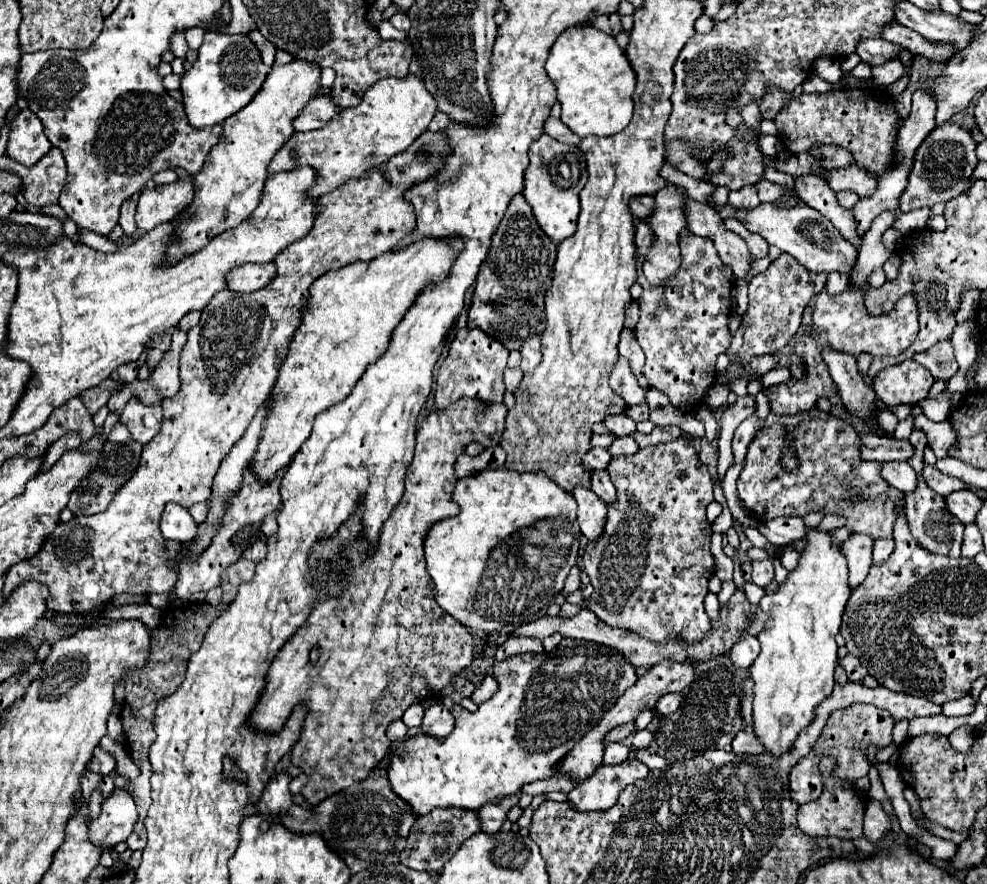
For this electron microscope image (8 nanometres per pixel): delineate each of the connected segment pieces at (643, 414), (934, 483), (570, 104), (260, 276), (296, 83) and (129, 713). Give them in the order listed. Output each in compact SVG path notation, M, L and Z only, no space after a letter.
M639 404L637 406L626 406L625 413L635 420L636 423L649 420L648 409L646 409L646 404Z
M929 464L923 466L921 476L923 476L923 480L929 484L929 488L933 488L933 490L935 490L937 494L941 494L941 496L951 494L953 490L965 488L965 484L963 484L959 478L951 478L951 476L947 476L947 474L939 474L939 470L935 470L935 466L929 466Z
M591 24L571 26L555 40L545 70L557 86L557 100L563 108L561 120L577 136L613 136L631 122L637 76L613 36Z
M243 264L227 276L227 286L233 292L253 292L261 290L275 278L275 264Z
M295 58L289 64L273 66L271 74L263 82L263 90L259 90L259 94L243 110L239 110L239 114L233 114L231 118L227 118L227 122L223 122L223 136L219 144L211 148L203 170L195 176L195 198L187 206L187 212L191 212L191 216L183 218L179 224L177 238L169 248L171 260L179 260L183 258L183 254L193 254L201 250L213 236L239 226L255 210L255 206L263 196L267 166L273 160L273 156L285 146L285 142L289 142L291 136L295 134L293 118L299 114L299 110L303 110L303 106L307 106L307 102L311 102L311 98L317 98L321 90L319 80L321 80L321 68L315 66L315 62L303 62Z
M203 604L203 606L185 606L185 608L171 608L165 612L163 616L163 624L157 632L151 632L151 658L147 662L147 666L139 672L135 672L127 682L125 682L125 704L121 710L121 722L123 722L123 734L125 734L125 744L127 744L127 752L133 758L133 762L141 768L139 778L131 780L129 784L129 792L135 798L137 810L139 810L139 820L131 832L131 836L127 838L127 846L131 850L143 850L145 842L147 842L147 834L145 834L145 816L147 810L151 806L151 788L149 788L149 778L151 778L151 764L147 758L147 750L149 744L155 740L155 732L153 732L153 714L155 714L155 706L161 698L173 694L185 680L185 672L187 672L187 662L191 658L193 652L199 650L211 622L215 618L219 618L221 612L217 612L217 608Z

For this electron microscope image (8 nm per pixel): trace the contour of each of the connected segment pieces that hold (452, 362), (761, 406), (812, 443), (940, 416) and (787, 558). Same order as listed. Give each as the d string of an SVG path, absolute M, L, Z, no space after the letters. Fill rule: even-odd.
M461 328L437 374L437 386L435 386L437 408L443 410L461 398L479 400L485 404L503 402L503 396L507 390L503 382L503 372L507 370L507 356L509 356L509 350L495 338L487 336L483 330Z
M763 390L757 394L757 416L761 418L761 424L769 418L769 412L771 412L771 408L767 406L767 394L763 394Z
M829 414L825 420L809 418L797 426L771 424L761 428L751 442L747 462L737 480L737 494L757 522L767 522L777 516L805 518L809 512L823 512L845 518L845 528L853 534L857 532L871 538L893 538L893 524L897 518L897 508L903 504L903 492L895 490L887 480L883 480L881 468L883 462L863 462L863 458L859 458L859 436L841 418ZM787 446L793 446L797 458L797 466L791 472L785 472L781 464Z
M943 391L935 399L924 399L918 404L927 418L933 422L941 422L949 417L952 396L953 394Z
M785 548L785 552L781 556L781 564L788 571L794 570L799 562L800 554L795 552L793 548Z

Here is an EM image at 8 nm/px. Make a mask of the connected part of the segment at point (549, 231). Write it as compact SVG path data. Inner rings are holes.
M543 134L531 148L529 148L531 164L525 170L525 198L533 208L533 214L543 228L543 232L553 240L561 242L563 238L571 236L575 232L577 214L579 214L579 192L587 184L587 162L583 158L583 150L579 146L563 146L561 142L555 142L551 136ZM559 156L567 156L567 162L575 162L575 172L561 172L561 162L551 162Z

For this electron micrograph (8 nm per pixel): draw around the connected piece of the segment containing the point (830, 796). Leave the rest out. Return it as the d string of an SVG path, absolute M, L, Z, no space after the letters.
M833 758L821 760L821 770L825 778L823 794L807 804L799 806L797 812L797 826L807 836L837 836L837 838L857 838L863 836L863 814L865 814L865 800L853 788L849 788L843 780L831 778L831 770L835 766Z

